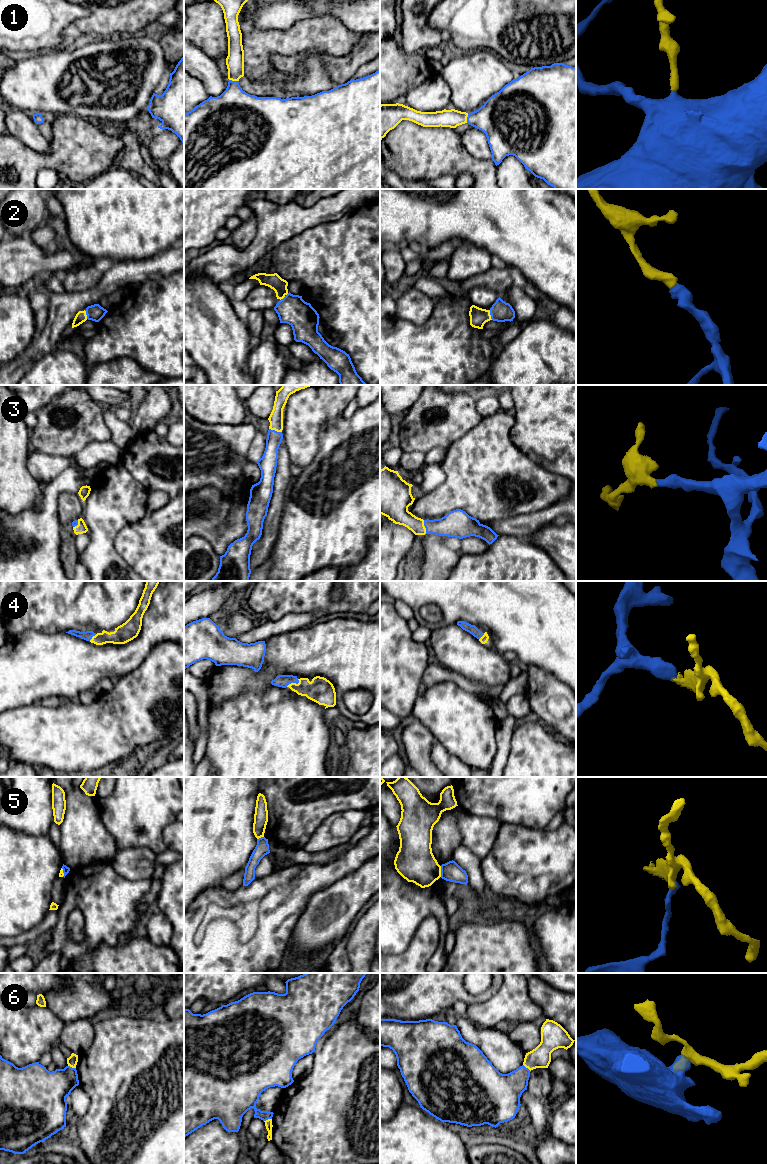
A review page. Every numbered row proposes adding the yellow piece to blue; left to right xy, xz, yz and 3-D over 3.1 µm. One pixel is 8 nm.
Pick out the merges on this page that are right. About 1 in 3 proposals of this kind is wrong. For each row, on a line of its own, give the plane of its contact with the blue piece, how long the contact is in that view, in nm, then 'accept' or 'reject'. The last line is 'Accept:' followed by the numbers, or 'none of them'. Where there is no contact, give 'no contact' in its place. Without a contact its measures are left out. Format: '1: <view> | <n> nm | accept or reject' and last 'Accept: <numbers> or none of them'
1: yz | 80 nm | accept
2: yz | 80 nm | accept
3: yz | 110 nm | accept
4: xz | 120 nm | accept
5: yz | 90 nm | reject
6: xy | 70 nm | reject
Accept: 1, 2, 3, 4

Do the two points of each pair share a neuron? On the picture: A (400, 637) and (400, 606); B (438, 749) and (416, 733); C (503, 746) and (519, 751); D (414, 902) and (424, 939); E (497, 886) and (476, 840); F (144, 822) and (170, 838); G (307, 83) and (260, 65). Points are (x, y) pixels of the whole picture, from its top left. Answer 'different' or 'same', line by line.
A: different
B: different
C: different
D: different
E: different
F: different
G: different

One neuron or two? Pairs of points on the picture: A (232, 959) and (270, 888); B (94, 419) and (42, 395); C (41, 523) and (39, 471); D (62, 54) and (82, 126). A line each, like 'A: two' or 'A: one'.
A: one
B: two
C: two
D: two

